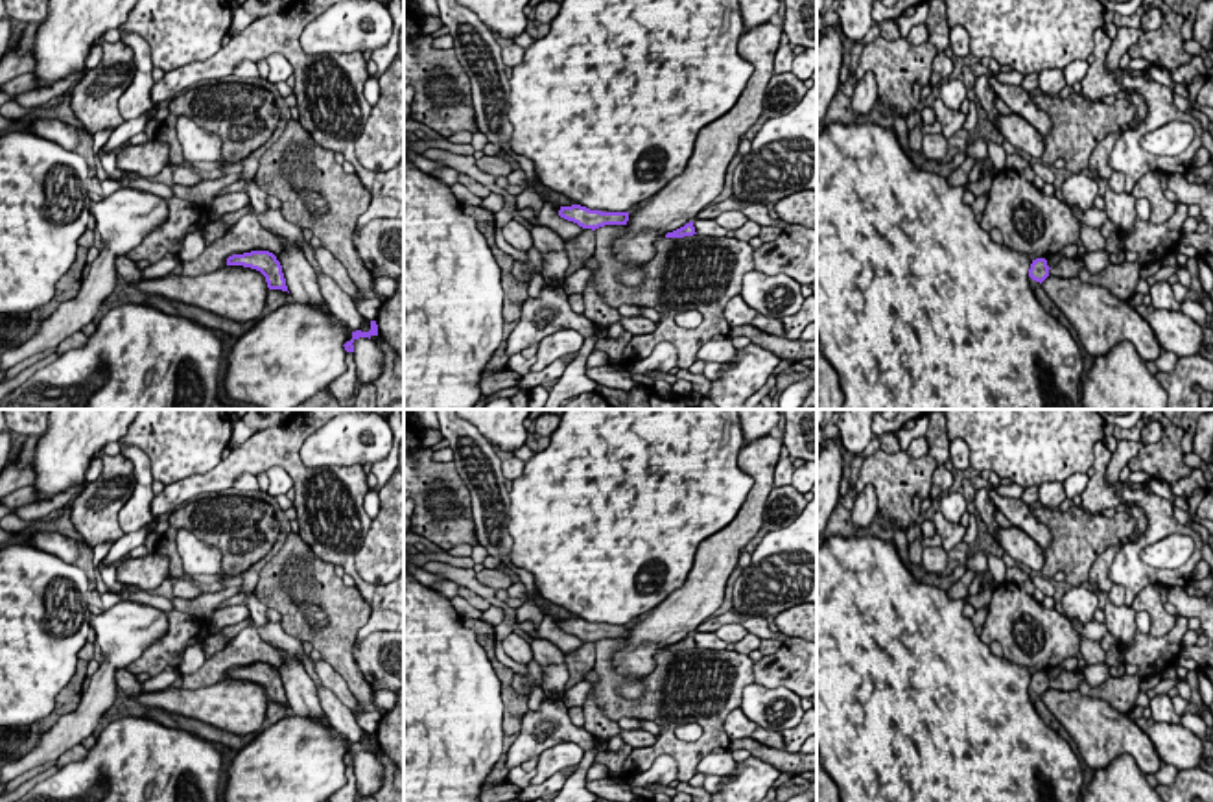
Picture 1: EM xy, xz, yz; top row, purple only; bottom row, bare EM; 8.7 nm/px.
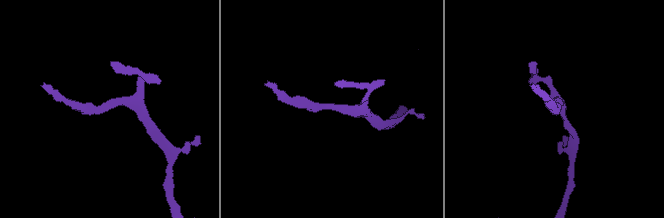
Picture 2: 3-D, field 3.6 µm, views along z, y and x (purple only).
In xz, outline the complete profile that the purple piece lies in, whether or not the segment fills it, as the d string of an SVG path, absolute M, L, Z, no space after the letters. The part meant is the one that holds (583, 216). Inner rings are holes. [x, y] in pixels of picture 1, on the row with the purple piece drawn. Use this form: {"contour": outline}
{"contour": "M581 205L560 206L559 216L592 230L605 225L627 225L629 221L629 212L601 212Z"}

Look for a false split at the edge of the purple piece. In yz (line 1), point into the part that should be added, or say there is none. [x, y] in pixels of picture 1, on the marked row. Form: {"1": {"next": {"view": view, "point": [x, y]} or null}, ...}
{"1": {"next": null}}

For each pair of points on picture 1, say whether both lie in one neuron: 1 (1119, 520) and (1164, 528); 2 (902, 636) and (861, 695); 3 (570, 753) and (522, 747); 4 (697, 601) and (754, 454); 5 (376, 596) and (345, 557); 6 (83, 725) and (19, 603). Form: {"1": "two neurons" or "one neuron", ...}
{"1": "two neurons", "2": "one neuron", "3": "two neurons", "4": "one neuron", "5": "one neuron", "6": "two neurons"}

